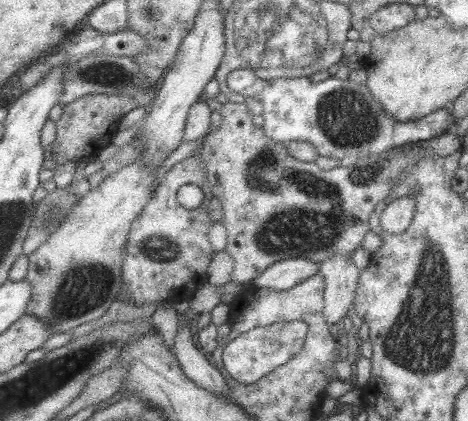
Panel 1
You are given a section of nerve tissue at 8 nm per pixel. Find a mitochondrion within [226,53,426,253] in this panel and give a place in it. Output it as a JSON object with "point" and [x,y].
{"point":[346,120]}

